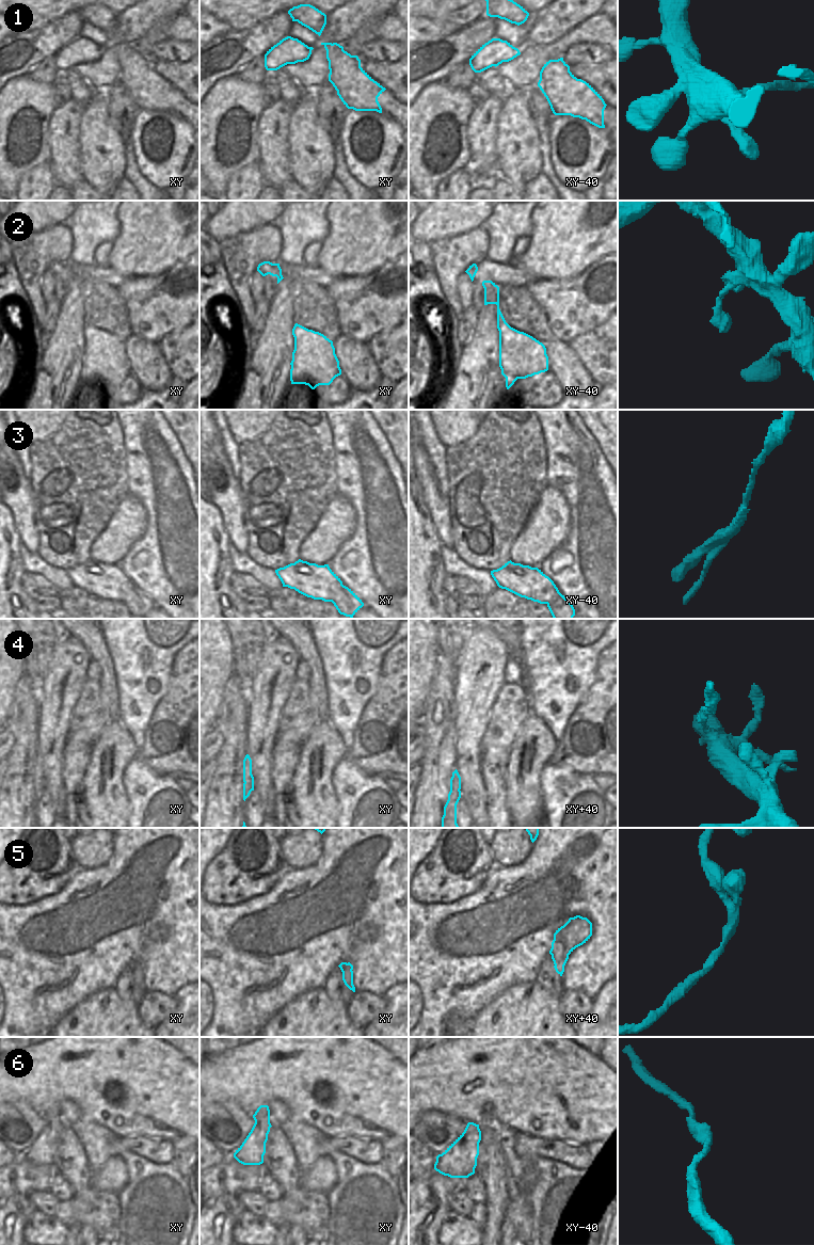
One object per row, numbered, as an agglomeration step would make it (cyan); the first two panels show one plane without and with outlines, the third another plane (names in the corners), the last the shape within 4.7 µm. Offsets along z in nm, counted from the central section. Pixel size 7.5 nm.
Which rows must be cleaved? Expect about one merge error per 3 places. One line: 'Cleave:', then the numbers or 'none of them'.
Cleave: 1, 3, 4

